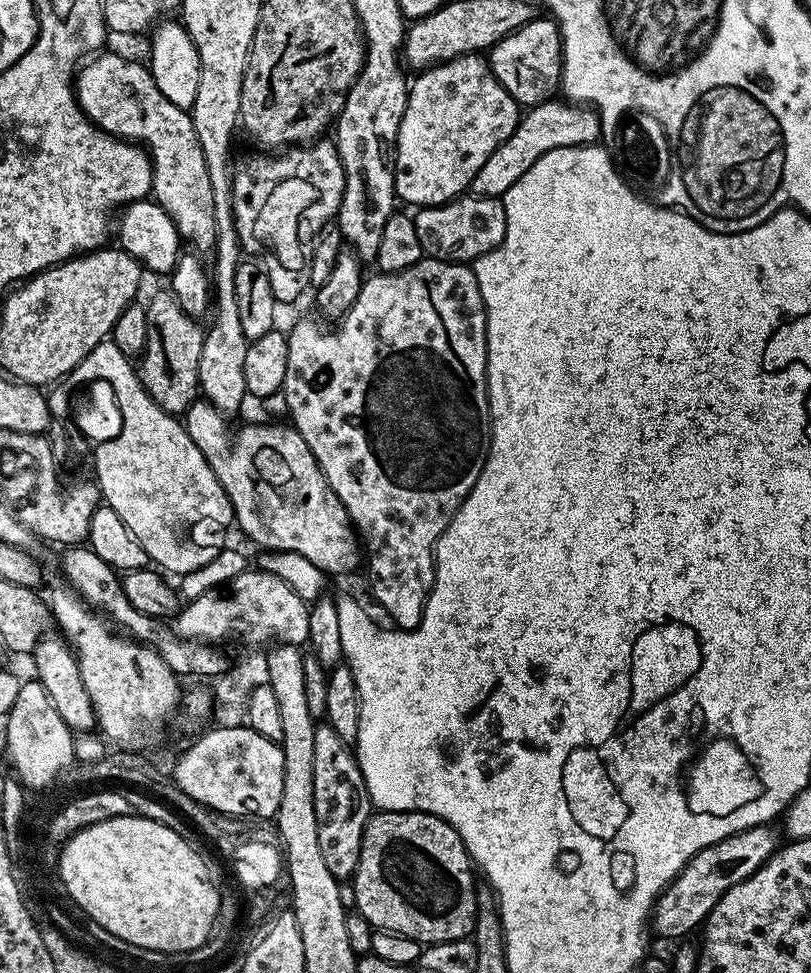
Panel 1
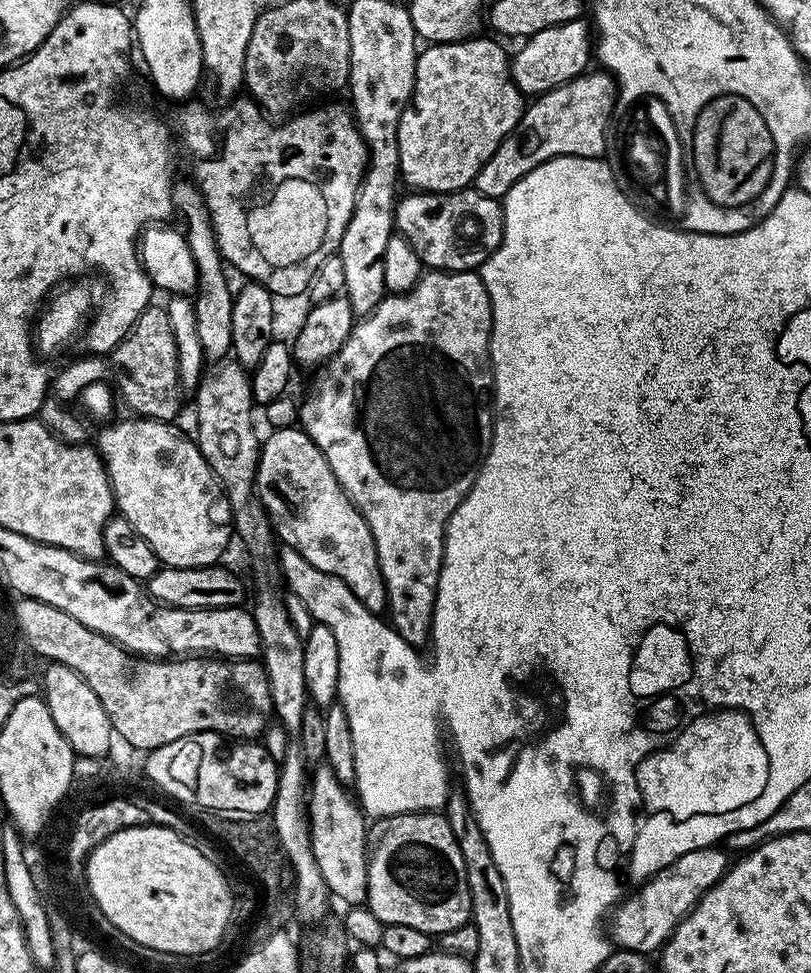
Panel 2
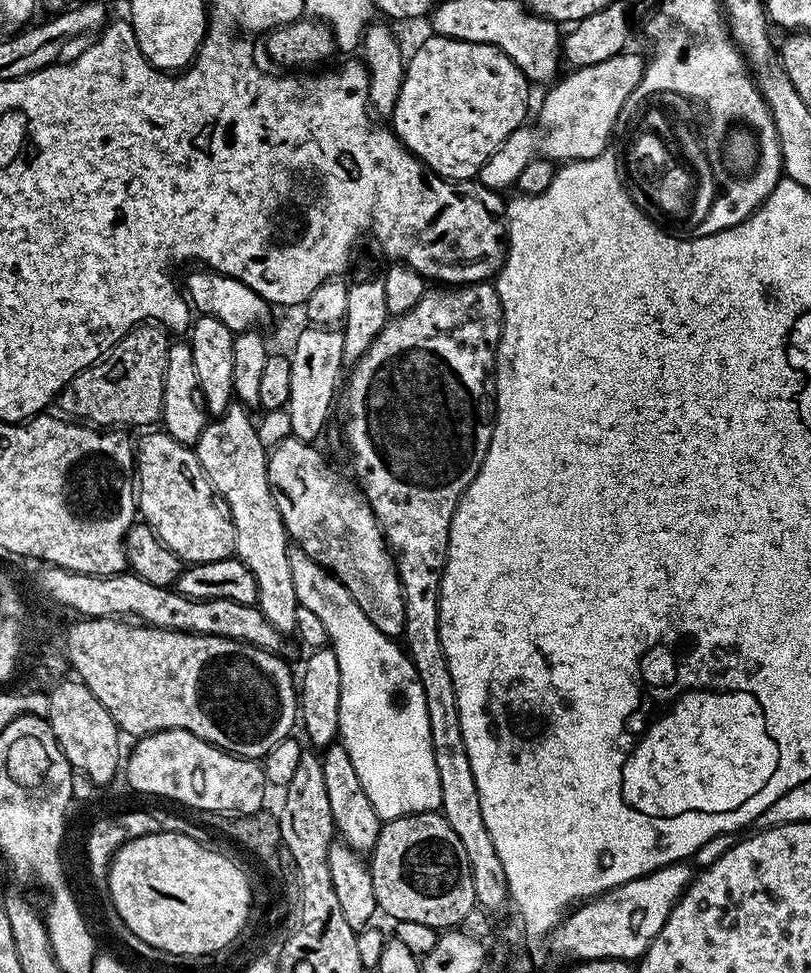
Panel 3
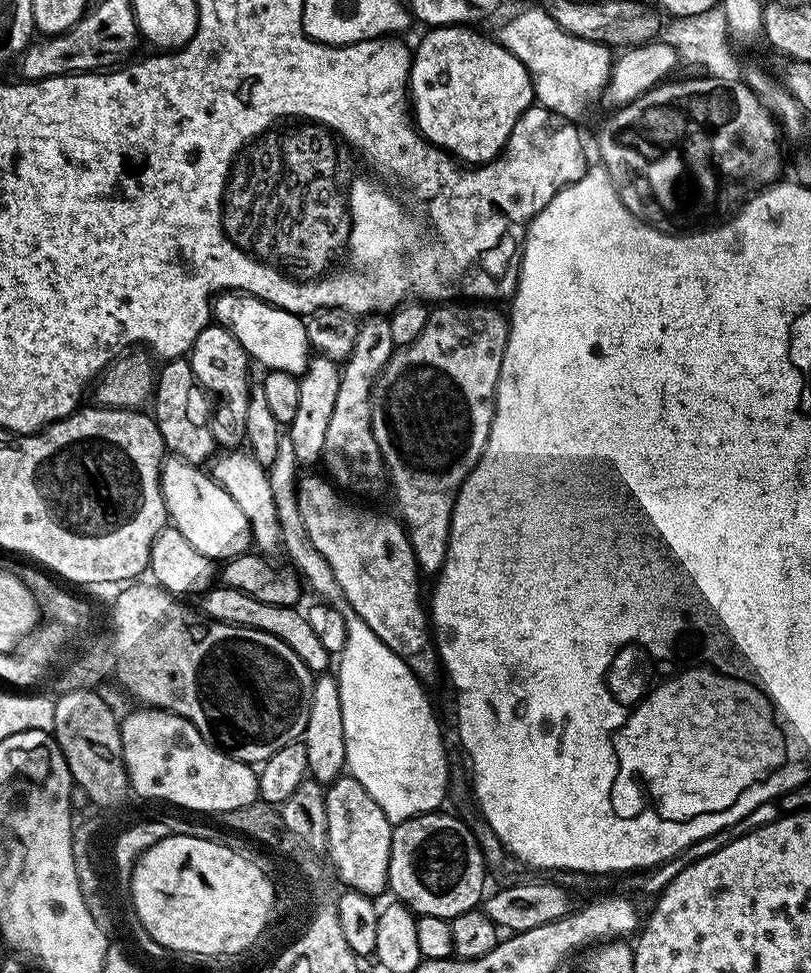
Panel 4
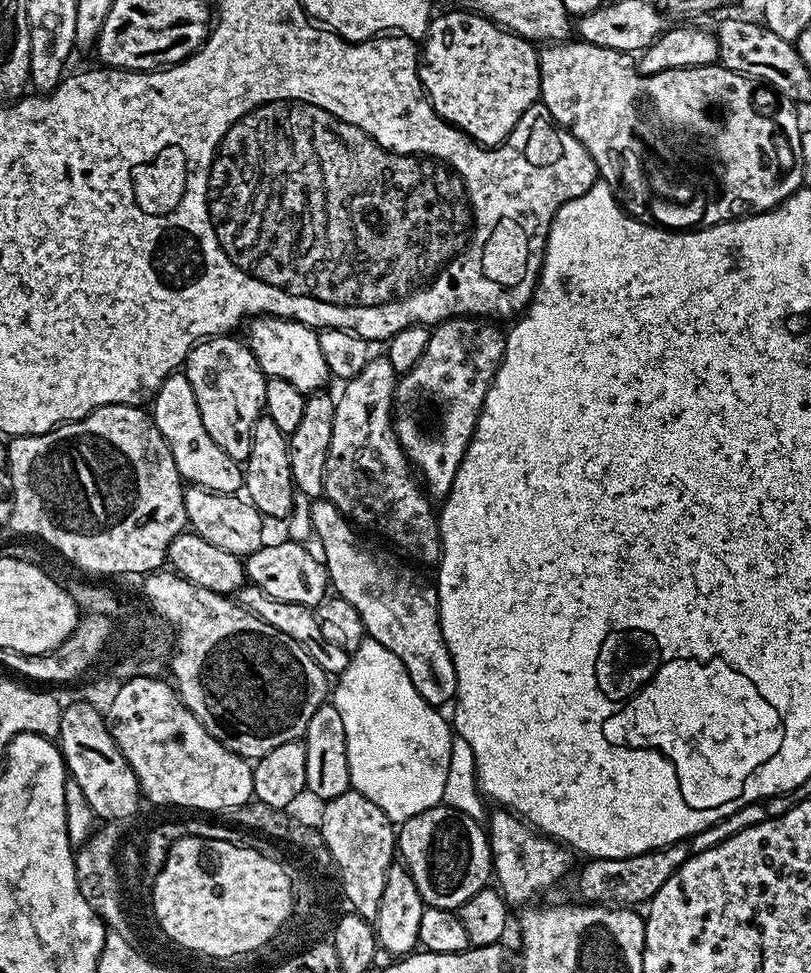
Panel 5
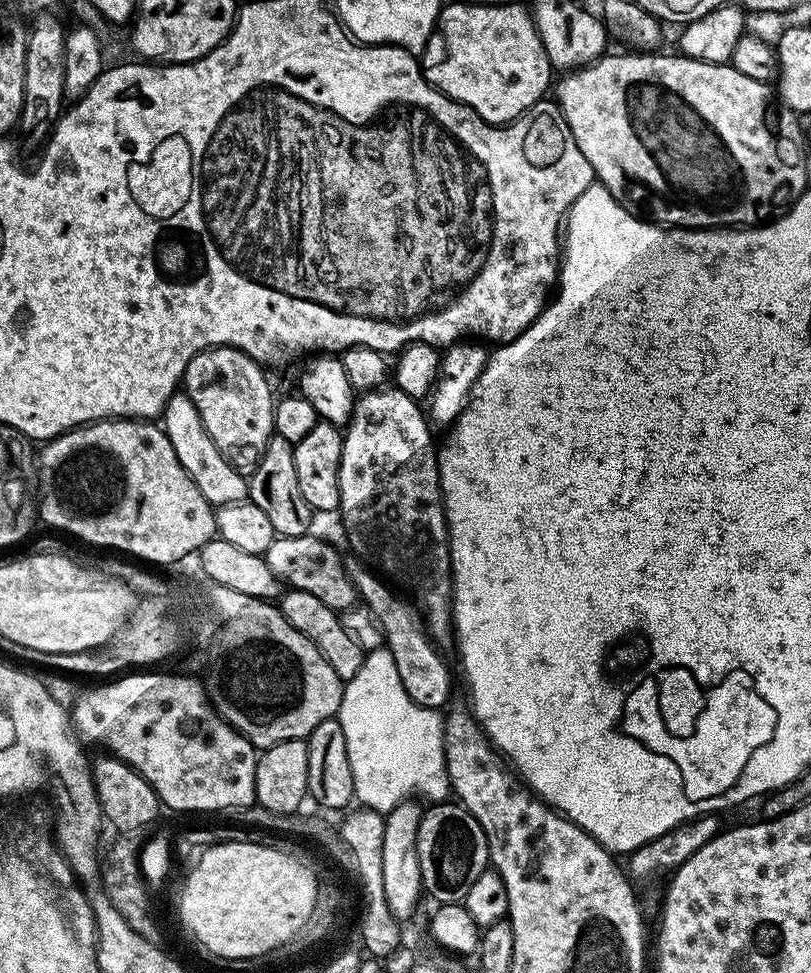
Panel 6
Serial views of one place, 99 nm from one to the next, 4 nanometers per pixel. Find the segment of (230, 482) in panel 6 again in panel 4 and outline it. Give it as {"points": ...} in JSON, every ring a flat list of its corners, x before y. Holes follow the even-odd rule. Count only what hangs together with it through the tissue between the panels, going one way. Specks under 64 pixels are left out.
{"points":[[191,359,170,360,163,367,164,369,162,367,159,369,156,377,154,419,164,439,164,447,171,455,177,456,179,460,185,460,197,466,207,465,213,459,218,445,212,436,211,423,204,421,203,424,196,417,195,392,198,392,198,385]]}

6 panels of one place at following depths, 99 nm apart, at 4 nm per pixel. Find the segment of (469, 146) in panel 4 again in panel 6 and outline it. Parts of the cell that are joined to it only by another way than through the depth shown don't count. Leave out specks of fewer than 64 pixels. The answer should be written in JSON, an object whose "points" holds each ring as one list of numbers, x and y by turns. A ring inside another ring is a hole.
{"points":[[448,4,440,10,436,30,422,53,424,76,442,94,459,104,473,108,487,124,503,126,512,123,523,112,545,99,544,92,553,83,554,69,548,61,536,21,527,7,520,4]]}

